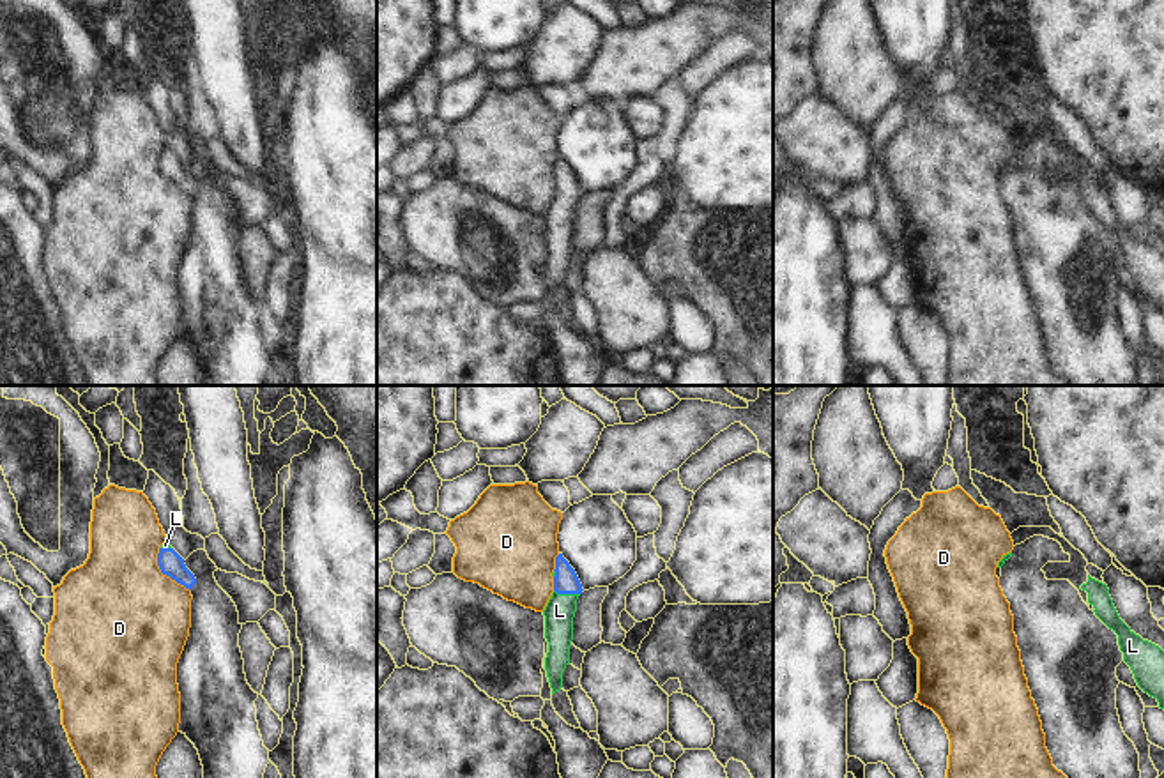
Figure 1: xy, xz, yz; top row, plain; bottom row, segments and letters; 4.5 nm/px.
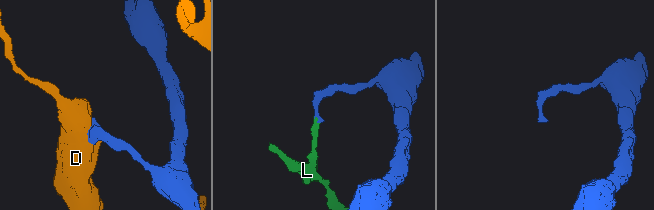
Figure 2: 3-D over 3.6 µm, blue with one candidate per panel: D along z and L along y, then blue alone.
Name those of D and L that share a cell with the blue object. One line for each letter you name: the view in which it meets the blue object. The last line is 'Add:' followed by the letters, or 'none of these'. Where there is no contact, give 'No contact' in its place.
L: Touches blue in xz
Add: L.

